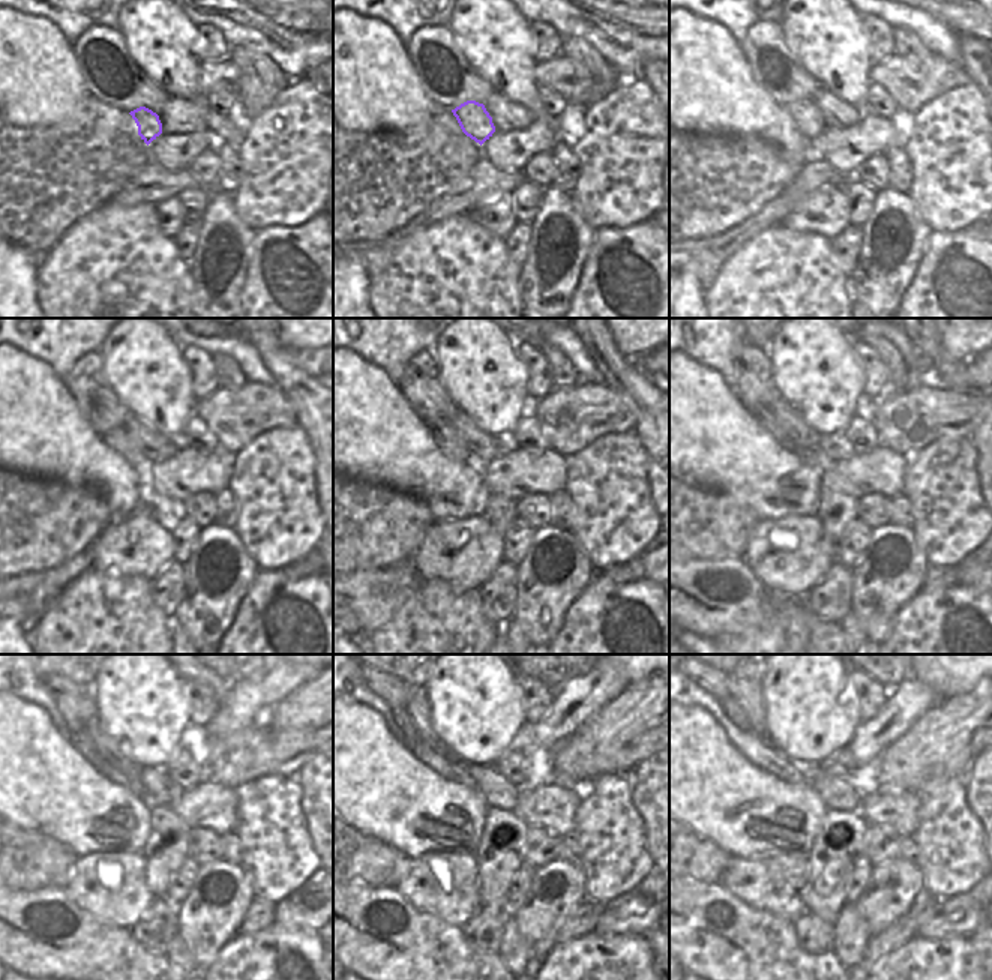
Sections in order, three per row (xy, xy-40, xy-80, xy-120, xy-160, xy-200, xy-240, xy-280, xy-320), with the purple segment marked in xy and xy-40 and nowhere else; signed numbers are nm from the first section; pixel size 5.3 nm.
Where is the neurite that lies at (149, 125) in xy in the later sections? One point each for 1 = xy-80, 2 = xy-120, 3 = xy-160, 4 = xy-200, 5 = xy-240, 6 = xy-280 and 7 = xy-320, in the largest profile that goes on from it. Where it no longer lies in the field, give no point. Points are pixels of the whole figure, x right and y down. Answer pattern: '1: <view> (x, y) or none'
1: xy-80 (806, 116)
2: xy-120 (116, 438)
3: xy-160 (446, 437)
4: xy-200 (760, 413)
5: xy-240 (81, 742)
6: xy-280 (401, 718)
7: xy-320 (734, 713)

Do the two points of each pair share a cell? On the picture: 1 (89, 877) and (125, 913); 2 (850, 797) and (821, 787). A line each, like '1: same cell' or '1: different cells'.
1: same cell
2: same cell

